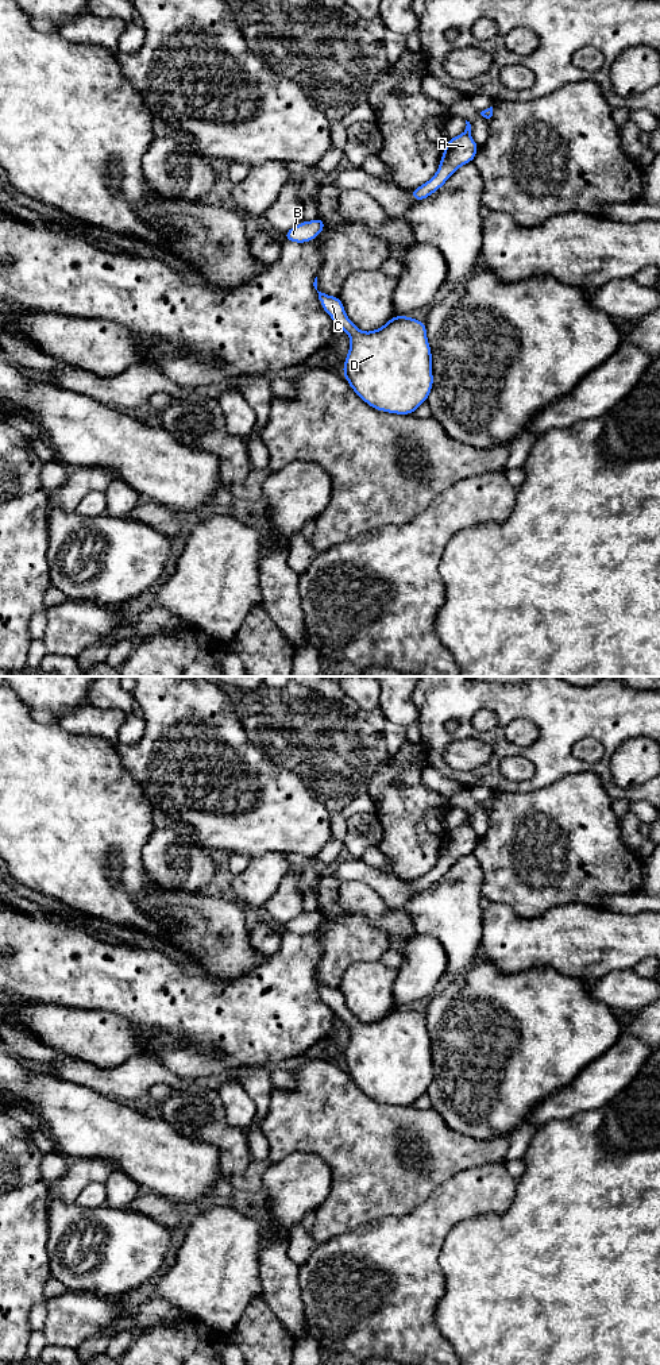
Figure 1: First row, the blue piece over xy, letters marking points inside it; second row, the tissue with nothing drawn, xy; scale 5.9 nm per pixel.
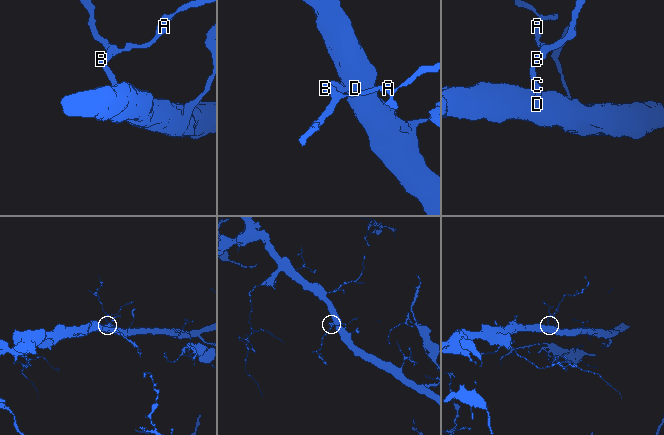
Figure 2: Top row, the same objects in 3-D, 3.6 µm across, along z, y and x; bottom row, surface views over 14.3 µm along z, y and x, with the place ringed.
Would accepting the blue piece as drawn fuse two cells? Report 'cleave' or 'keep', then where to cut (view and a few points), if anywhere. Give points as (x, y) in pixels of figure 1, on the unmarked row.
keep | no cut

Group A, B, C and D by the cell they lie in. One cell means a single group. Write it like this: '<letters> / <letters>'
A B C D

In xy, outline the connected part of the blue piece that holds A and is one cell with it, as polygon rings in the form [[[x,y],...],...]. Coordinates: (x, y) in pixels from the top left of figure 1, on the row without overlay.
[[[466,811],[466,815],[467,817],[463,825],[452,830],[447,830],[447,836],[436,865],[425,875],[410,882],[410,887],[416,892],[428,890],[432,884],[439,882],[460,857],[474,852],[479,837],[471,828],[470,813]]]

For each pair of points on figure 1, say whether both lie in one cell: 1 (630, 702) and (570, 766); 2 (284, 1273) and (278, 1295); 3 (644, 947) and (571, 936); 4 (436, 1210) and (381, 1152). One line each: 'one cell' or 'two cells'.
1: one cell
2: one cell
3: one cell
4: two cells

